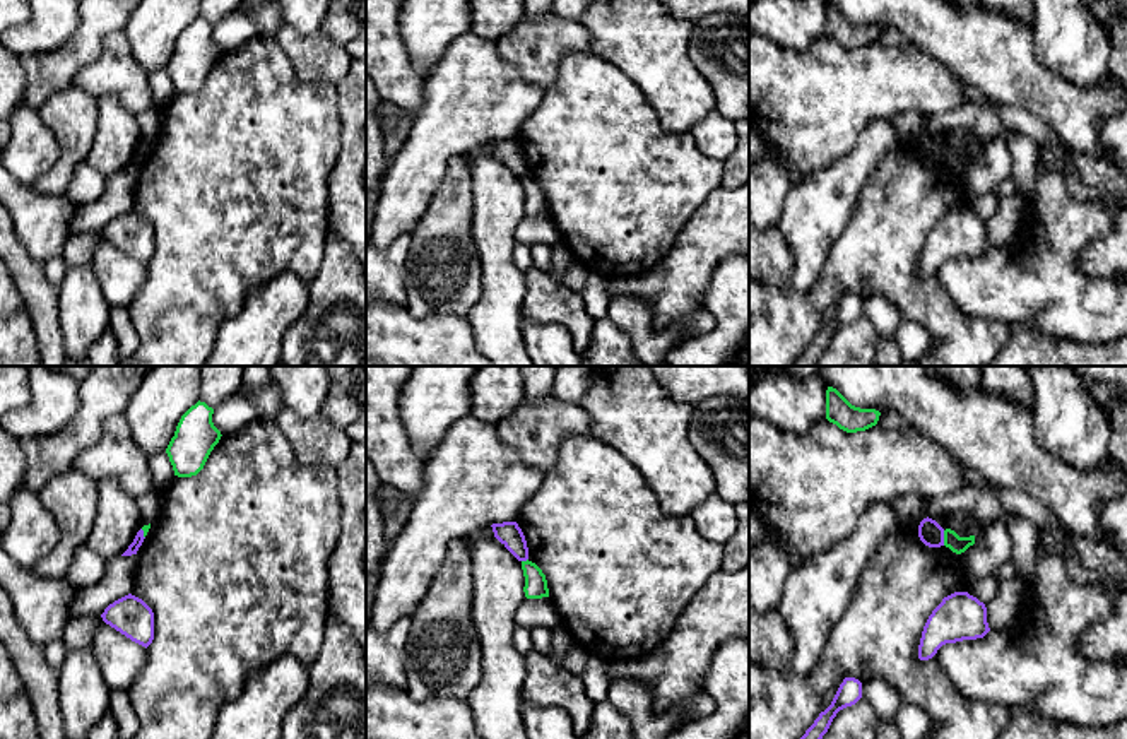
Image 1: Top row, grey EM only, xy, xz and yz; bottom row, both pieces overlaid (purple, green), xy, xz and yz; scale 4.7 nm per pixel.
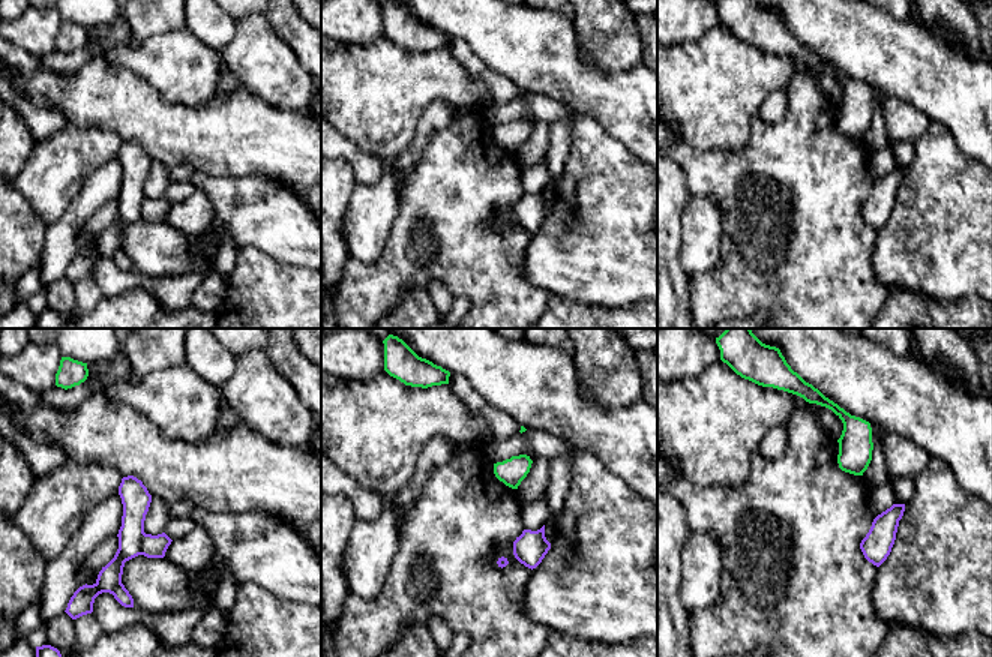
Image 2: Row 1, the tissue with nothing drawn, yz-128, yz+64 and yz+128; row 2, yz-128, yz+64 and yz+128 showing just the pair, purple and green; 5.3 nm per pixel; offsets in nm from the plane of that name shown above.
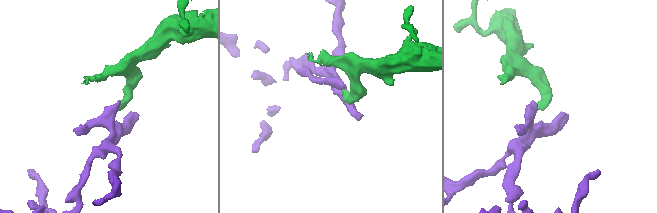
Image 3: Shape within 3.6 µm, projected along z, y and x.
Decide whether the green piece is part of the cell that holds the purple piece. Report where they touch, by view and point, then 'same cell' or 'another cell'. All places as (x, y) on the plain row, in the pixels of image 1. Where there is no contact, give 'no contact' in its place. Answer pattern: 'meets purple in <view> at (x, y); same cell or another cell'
meets purple in yz at (943, 154); another cell

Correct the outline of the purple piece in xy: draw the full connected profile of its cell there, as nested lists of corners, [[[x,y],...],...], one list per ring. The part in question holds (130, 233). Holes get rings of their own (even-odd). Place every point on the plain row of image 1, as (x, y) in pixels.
[[[132,210],[109,221],[101,234],[106,241],[145,265],[154,257],[154,229],[142,216]]]

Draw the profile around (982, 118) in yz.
[[[968,101],[963,106],[930,116],[927,120],[929,135],[939,139],[947,130],[968,128],[978,137],[990,140],[1004,133],[1004,125],[999,116],[999,106],[994,103]]]

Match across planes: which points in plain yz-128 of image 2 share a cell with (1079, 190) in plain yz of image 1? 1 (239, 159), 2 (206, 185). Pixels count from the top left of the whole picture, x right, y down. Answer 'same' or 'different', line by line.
1: same
2: different

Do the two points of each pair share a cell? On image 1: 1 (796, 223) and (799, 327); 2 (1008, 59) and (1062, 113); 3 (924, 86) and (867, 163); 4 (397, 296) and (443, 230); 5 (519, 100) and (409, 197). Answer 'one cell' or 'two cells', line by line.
1: two cells
2: one cell
3: two cells
4: two cells
5: one cell

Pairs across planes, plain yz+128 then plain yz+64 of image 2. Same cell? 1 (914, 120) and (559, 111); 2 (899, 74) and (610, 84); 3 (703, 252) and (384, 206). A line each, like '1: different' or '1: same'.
1: same
2: same
3: same

